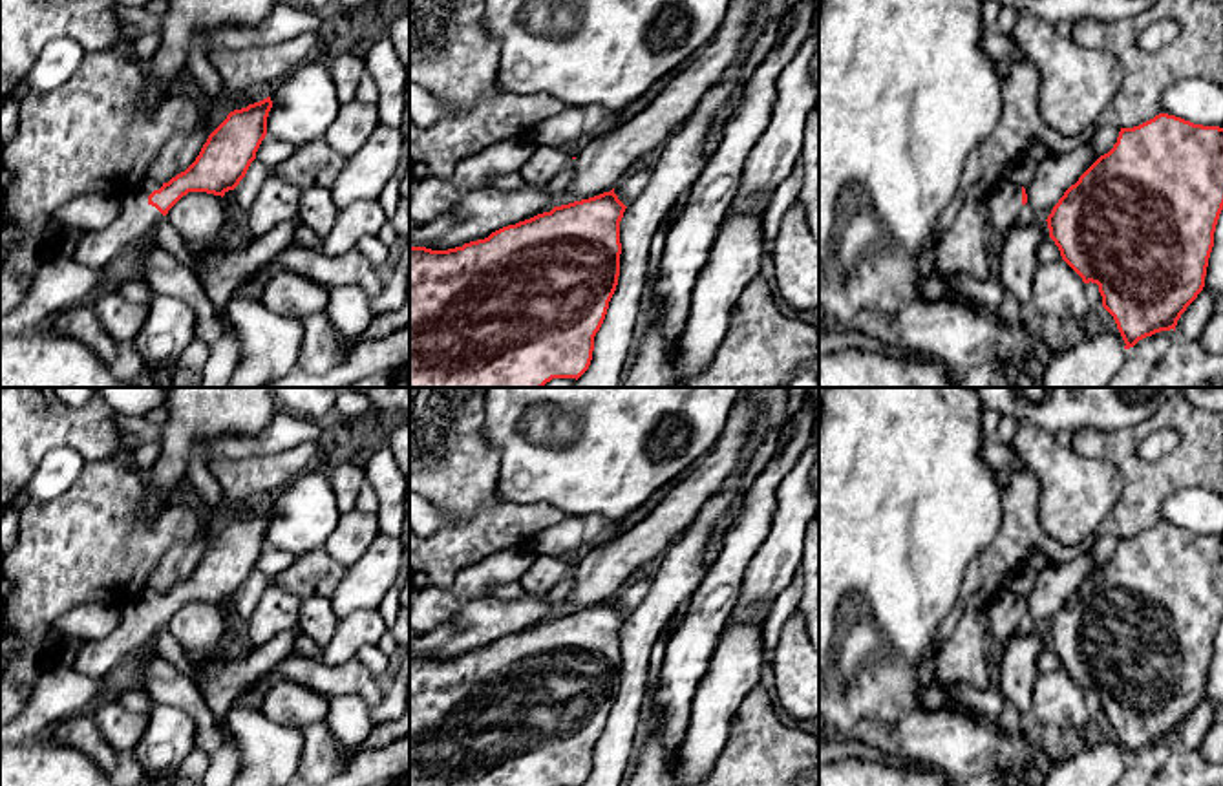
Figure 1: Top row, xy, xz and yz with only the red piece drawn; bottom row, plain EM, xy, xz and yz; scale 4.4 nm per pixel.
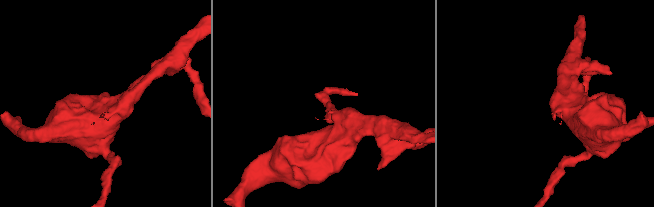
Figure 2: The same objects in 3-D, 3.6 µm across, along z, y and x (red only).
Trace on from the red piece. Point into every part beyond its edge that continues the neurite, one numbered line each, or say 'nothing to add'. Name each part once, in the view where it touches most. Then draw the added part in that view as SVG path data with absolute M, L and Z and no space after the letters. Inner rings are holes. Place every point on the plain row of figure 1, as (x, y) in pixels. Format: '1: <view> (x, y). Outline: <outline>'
1: xy (95, 658). Outline: M146 589L133 600L128 600L121 607L121 623L117 629L106 638L84 642L71 667L91 680L101 680L122 658L137 653L163 627L148 612L148 605L161 596L161 592Z

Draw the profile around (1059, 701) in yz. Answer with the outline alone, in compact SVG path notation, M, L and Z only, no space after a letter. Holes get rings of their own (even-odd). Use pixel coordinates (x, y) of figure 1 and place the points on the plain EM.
M1062 667L1038 674L1033 685L1031 718L1060 731L1093 726L1086 693Z

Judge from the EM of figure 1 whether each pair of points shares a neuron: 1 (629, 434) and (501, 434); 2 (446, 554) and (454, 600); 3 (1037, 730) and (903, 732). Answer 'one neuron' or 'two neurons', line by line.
1: one neuron
2: two neurons
3: one neuron

